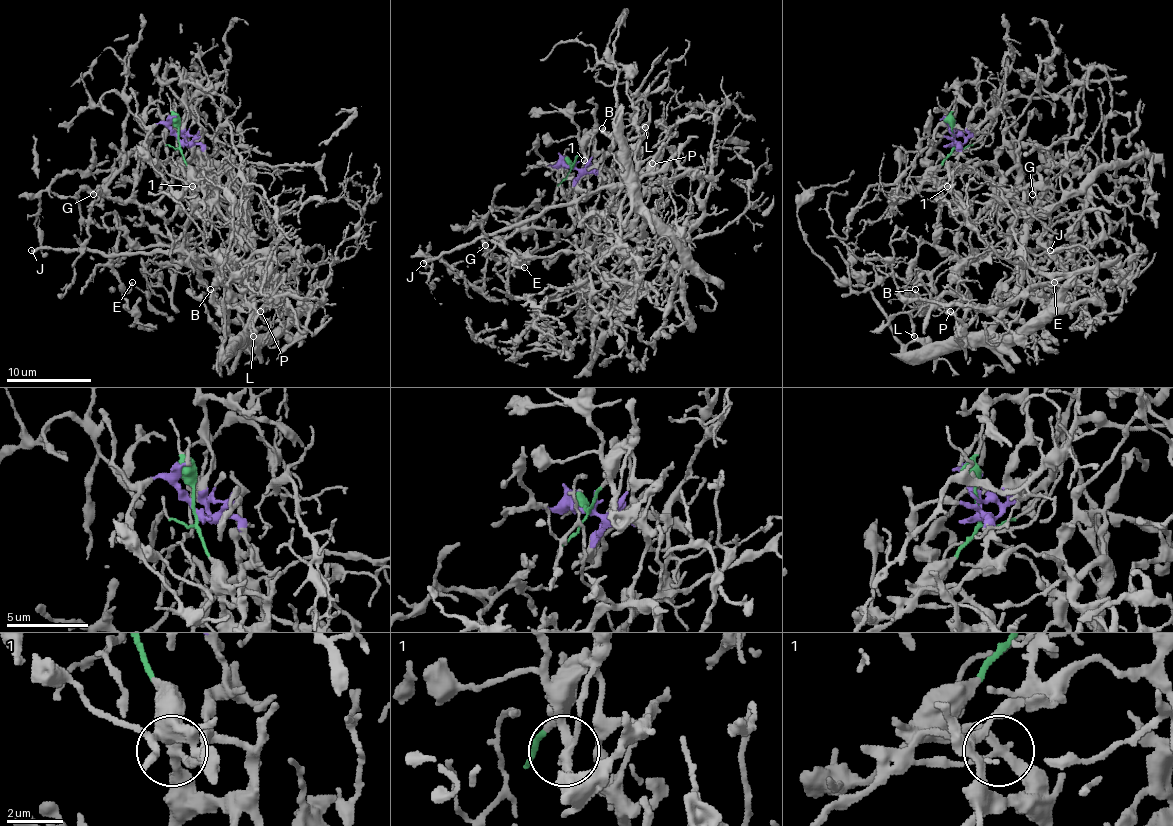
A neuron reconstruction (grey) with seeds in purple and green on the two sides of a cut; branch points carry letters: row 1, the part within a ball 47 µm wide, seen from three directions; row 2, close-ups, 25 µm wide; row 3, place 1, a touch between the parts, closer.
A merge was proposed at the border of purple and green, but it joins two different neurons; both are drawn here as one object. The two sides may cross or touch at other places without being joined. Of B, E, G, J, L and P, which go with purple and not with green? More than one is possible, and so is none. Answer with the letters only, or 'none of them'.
B, E, G, L, P

